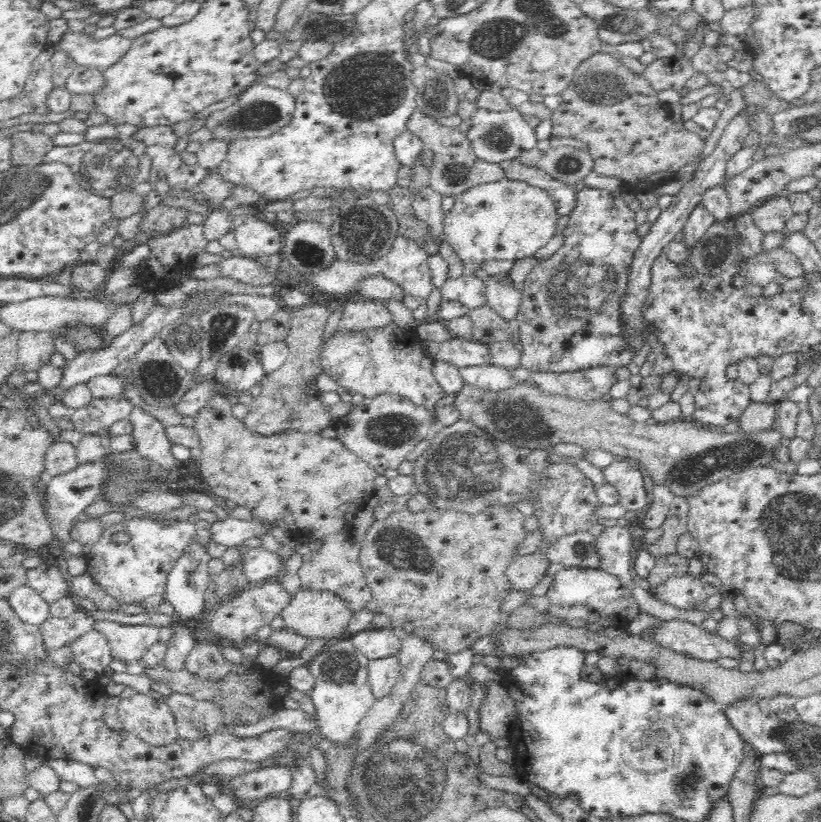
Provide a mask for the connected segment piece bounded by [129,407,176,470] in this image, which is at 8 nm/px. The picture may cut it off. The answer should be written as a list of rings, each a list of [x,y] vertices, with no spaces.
[[[134,407],[129,415],[134,430],[132,435],[136,437],[136,449],[139,454],[168,470],[174,466],[176,459],[170,452],[171,442],[165,433],[165,427],[146,413],[140,407]]]

